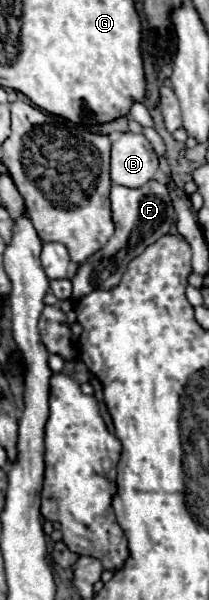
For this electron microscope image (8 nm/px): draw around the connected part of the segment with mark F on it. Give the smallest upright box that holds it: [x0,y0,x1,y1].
[73,181,175,299]

